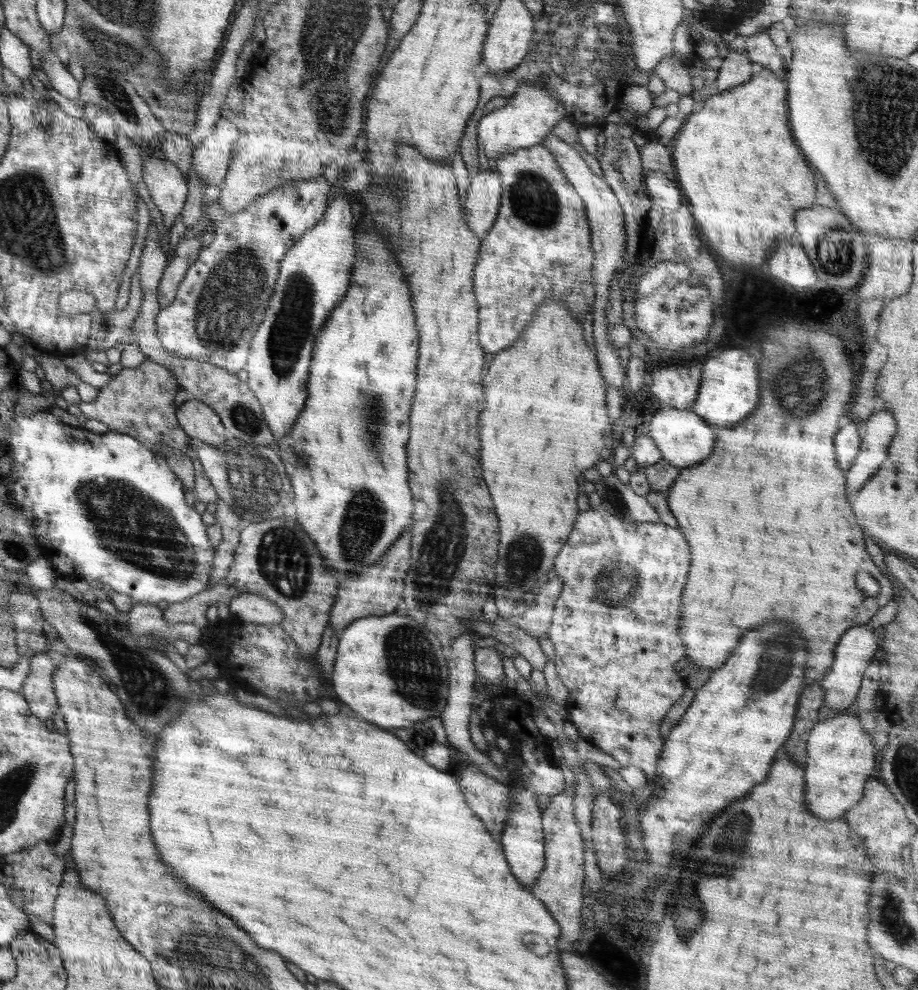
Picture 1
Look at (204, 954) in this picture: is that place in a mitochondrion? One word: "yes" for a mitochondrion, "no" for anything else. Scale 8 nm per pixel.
yes

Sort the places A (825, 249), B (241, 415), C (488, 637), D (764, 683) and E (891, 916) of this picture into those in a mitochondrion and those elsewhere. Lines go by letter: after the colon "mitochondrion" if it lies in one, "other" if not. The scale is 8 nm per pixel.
A: mitochondrion
B: mitochondrion
C: other
D: mitochondrion
E: mitochondrion

